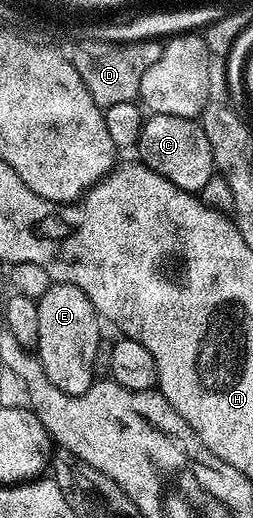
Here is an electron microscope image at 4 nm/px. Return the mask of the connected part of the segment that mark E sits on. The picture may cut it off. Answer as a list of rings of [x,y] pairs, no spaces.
[[[52,282],[51,288],[37,302],[39,304],[37,354],[43,372],[49,377],[49,381],[53,381],[53,385],[57,385],[57,389],[61,389],[61,393],[84,395],[97,379],[93,369],[93,357],[101,341],[100,316],[89,301],[89,297],[85,297],[81,289],[68,283]]]

